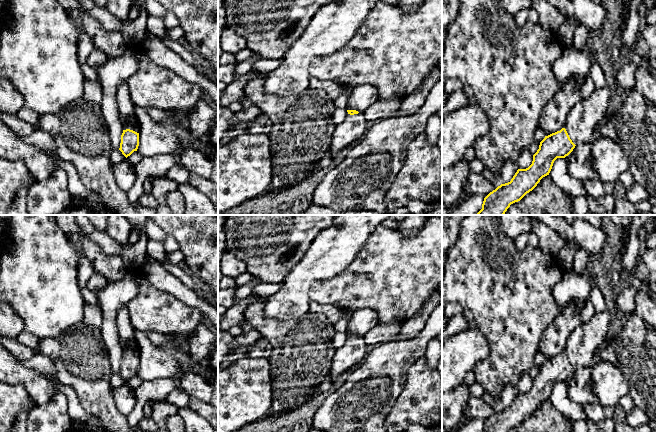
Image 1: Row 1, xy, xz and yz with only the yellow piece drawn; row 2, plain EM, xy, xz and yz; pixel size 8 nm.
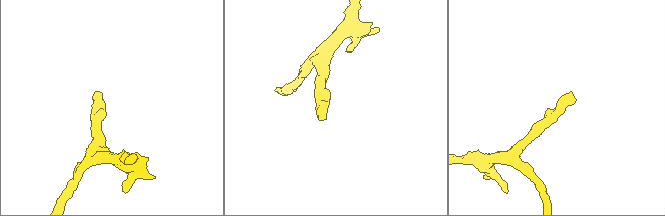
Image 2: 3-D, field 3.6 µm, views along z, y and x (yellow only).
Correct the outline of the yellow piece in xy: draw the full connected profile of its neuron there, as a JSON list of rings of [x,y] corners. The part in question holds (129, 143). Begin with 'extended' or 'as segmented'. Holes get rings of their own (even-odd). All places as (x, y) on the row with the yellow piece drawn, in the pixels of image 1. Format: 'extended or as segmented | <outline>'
extended | [[[139,121],[127,122],[123,125],[123,133],[121,135],[121,143],[119,150],[126,158],[138,149],[139,131]]]

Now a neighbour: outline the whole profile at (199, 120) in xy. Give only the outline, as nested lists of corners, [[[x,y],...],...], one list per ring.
[[[201,99],[189,112],[179,112],[178,124],[189,129],[196,141],[202,141],[210,133],[214,121],[218,118],[218,109],[210,99]]]

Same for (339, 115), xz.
[[[336,108],[332,115],[332,120],[336,125],[338,125],[345,120],[347,114],[348,112],[346,108]]]

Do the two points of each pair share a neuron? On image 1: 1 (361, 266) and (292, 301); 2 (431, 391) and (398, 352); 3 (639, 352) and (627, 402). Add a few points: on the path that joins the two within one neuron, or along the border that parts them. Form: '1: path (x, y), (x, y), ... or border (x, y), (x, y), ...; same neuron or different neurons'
1: border (327, 279), (314, 281), (311, 284), (309, 299); different neurons
2: border (424, 355), (407, 371), (406, 381), (402, 389); different neurons
3: border (628, 394), (636, 406); different neurons

